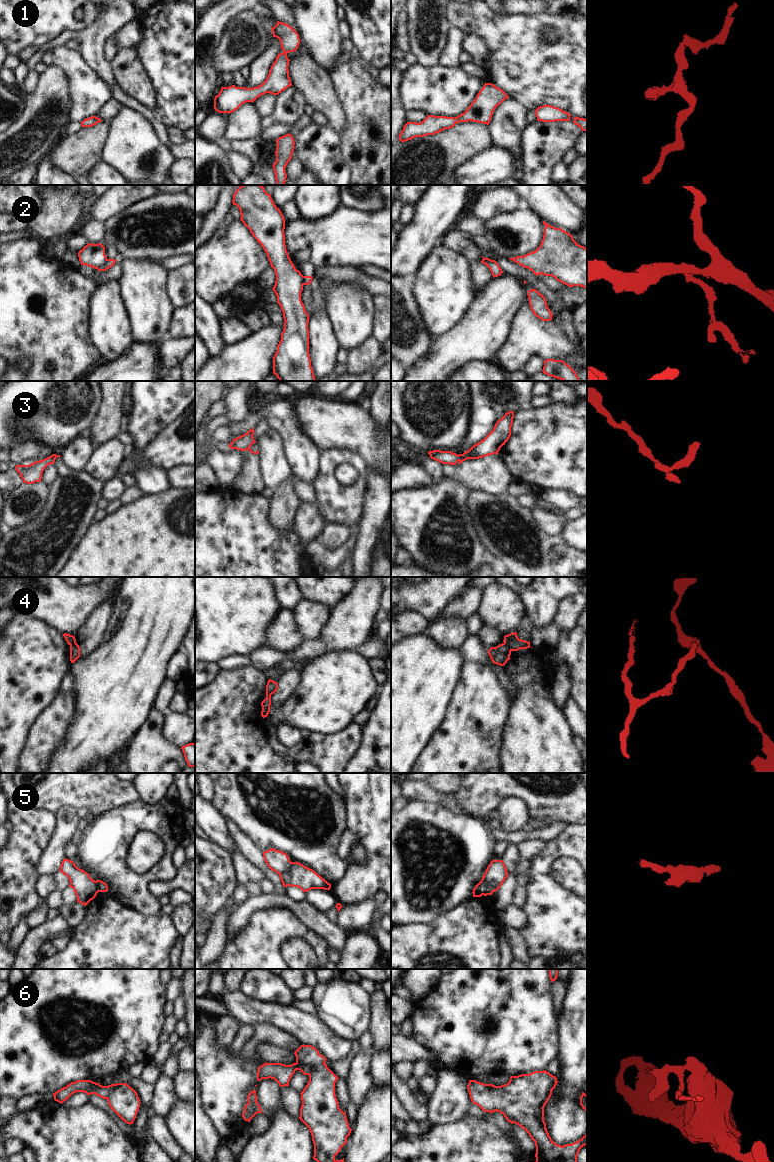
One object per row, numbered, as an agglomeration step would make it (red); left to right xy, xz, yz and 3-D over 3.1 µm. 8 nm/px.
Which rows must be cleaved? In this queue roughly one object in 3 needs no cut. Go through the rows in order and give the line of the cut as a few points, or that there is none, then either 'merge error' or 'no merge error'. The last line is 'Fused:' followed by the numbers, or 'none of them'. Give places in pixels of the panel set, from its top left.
1: no cut | no merge error
2: xy (107, 259), (95, 268) | merge error
3: yz (458, 455), (459, 460) | merge error
4: yz (504, 642), (510, 651) | merge error
5: xz (292, 862), (285, 871), (279, 874) | merge error
6: xz (296, 1061), (306, 1064), (310, 1068), (309, 1074) | merge error
Fused: 2, 3, 4, 5, 6

